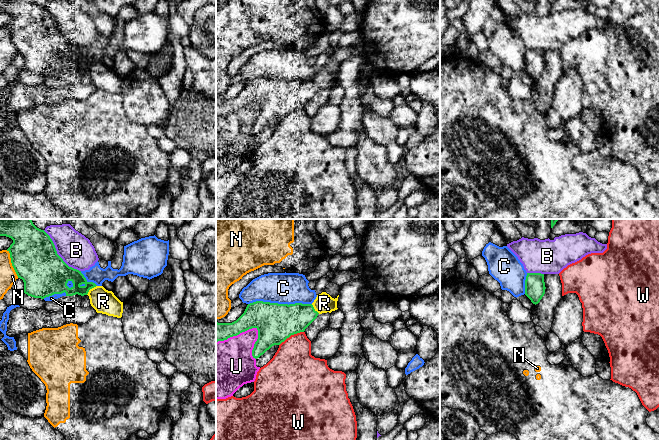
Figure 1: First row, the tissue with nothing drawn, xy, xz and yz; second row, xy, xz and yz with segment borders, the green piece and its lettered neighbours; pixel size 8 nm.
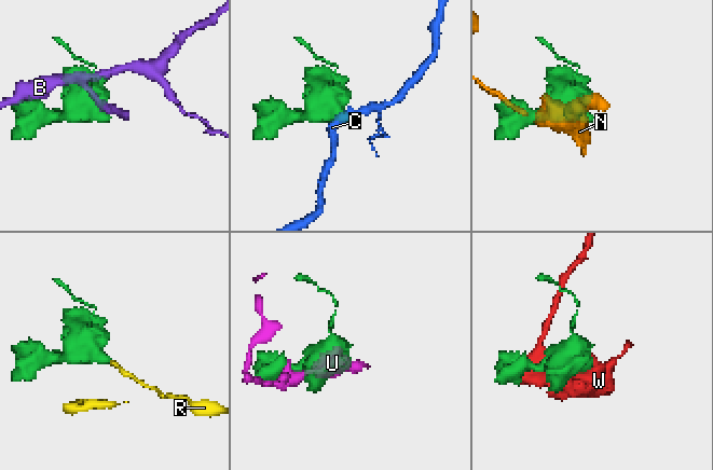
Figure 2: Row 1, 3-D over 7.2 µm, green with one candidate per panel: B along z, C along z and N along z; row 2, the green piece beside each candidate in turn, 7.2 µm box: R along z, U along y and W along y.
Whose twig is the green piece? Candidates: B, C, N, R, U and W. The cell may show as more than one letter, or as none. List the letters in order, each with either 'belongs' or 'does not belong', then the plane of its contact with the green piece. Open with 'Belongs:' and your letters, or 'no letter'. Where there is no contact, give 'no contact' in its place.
Belongs: R
B: does not belong | xy
C: does not belong | xz
N: does not belong | xy
R: belongs | xy
U: does not belong | xz
W: does not belong | xz

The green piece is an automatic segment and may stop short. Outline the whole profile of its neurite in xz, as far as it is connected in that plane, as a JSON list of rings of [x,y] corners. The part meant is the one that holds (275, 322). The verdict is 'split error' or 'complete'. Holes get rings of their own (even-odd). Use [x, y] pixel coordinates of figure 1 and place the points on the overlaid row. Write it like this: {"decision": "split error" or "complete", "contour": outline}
{"decision": "split error", "contour": [[[322,292],[312,304],[288,305],[263,301],[250,303],[236,321],[216,322],[216,342],[256,328],[258,339],[254,344],[252,356],[257,359],[291,335],[304,332],[319,314],[337,310],[338,297],[339,295],[334,299],[326,292]]]}

